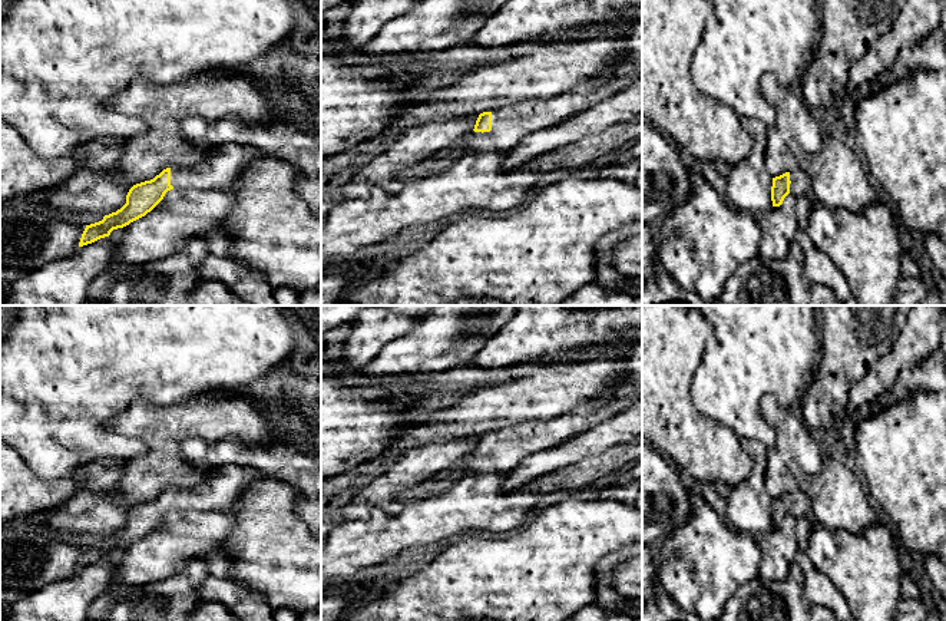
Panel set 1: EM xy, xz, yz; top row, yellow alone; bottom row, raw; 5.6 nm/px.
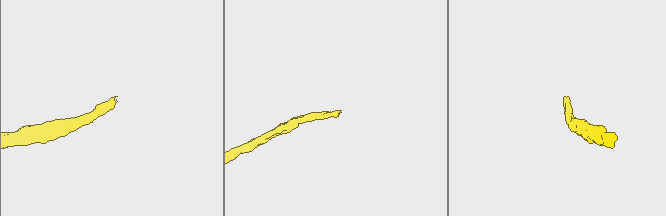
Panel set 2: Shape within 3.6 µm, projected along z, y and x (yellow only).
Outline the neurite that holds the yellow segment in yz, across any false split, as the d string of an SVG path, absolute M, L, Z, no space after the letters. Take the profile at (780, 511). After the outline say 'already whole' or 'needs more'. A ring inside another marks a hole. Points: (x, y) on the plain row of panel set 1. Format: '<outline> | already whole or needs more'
M801 489L773 499L771 508L773 528L780 528L788 515L798 519L800 516L808 513L811 513L811 502L808 499L808 493Z | needs more

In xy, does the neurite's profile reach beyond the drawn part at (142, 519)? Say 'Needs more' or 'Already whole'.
Needs more

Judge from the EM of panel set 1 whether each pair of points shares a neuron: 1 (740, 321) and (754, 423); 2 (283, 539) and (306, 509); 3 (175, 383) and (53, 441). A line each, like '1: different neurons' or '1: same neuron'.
1: same neuron
2: different neurons
3: same neuron

